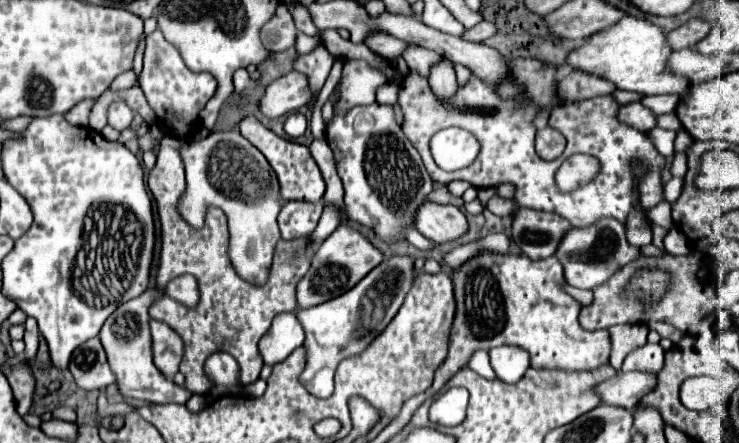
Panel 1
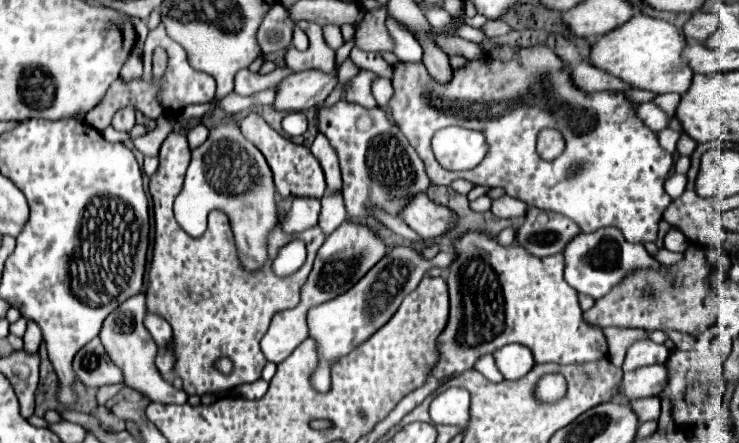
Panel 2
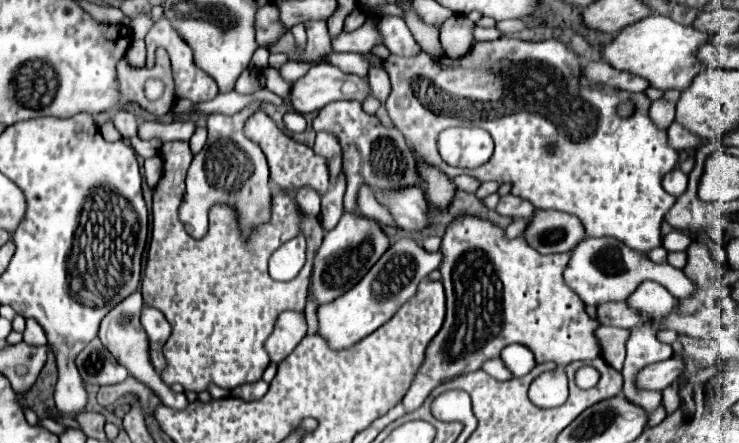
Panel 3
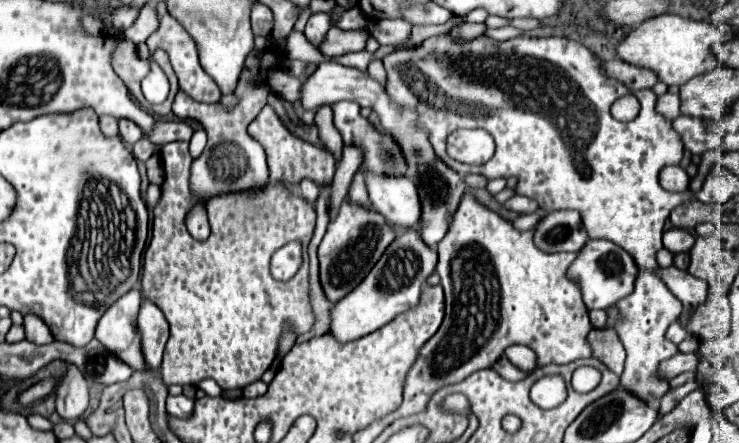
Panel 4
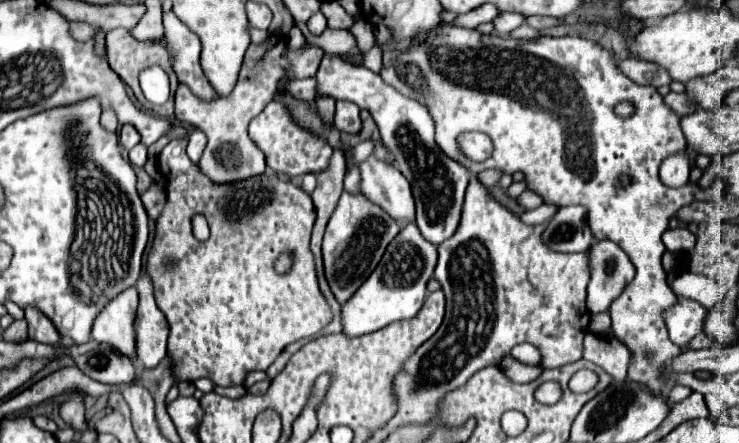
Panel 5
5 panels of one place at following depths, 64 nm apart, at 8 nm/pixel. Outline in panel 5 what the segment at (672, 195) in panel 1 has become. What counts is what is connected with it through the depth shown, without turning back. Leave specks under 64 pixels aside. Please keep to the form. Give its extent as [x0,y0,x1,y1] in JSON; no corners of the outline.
[660,152,690,188]

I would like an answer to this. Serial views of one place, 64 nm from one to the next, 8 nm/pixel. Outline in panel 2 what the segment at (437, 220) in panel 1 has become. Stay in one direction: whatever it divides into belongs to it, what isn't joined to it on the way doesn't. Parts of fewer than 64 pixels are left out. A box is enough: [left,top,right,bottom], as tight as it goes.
[402,194,458,240]

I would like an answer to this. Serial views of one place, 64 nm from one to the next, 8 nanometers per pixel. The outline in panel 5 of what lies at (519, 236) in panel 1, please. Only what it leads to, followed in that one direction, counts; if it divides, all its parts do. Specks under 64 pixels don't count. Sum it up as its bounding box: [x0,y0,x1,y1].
[540,206,594,252]

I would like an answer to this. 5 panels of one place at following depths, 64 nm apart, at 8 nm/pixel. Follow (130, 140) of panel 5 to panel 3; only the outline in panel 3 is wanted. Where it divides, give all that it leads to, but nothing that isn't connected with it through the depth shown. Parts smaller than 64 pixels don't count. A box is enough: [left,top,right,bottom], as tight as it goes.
[114,110,138,138]

